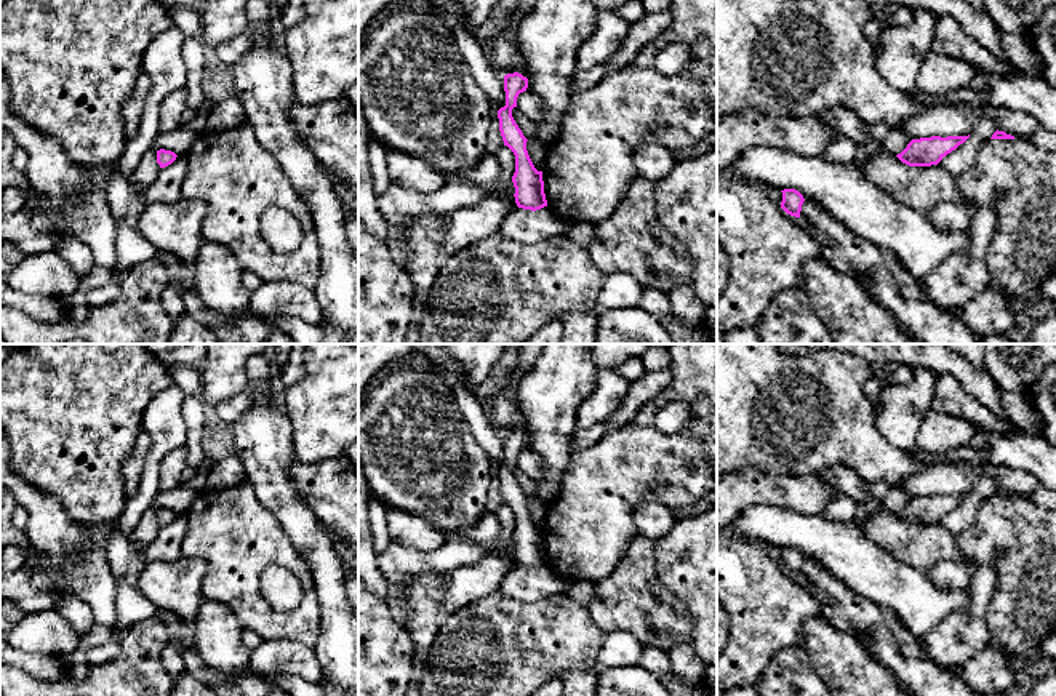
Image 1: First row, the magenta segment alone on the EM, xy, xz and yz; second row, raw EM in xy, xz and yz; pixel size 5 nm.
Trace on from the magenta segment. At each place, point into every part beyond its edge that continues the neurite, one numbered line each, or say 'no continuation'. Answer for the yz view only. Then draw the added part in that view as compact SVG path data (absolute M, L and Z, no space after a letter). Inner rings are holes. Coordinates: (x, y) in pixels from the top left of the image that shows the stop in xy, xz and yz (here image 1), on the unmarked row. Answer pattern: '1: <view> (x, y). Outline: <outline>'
no continuation

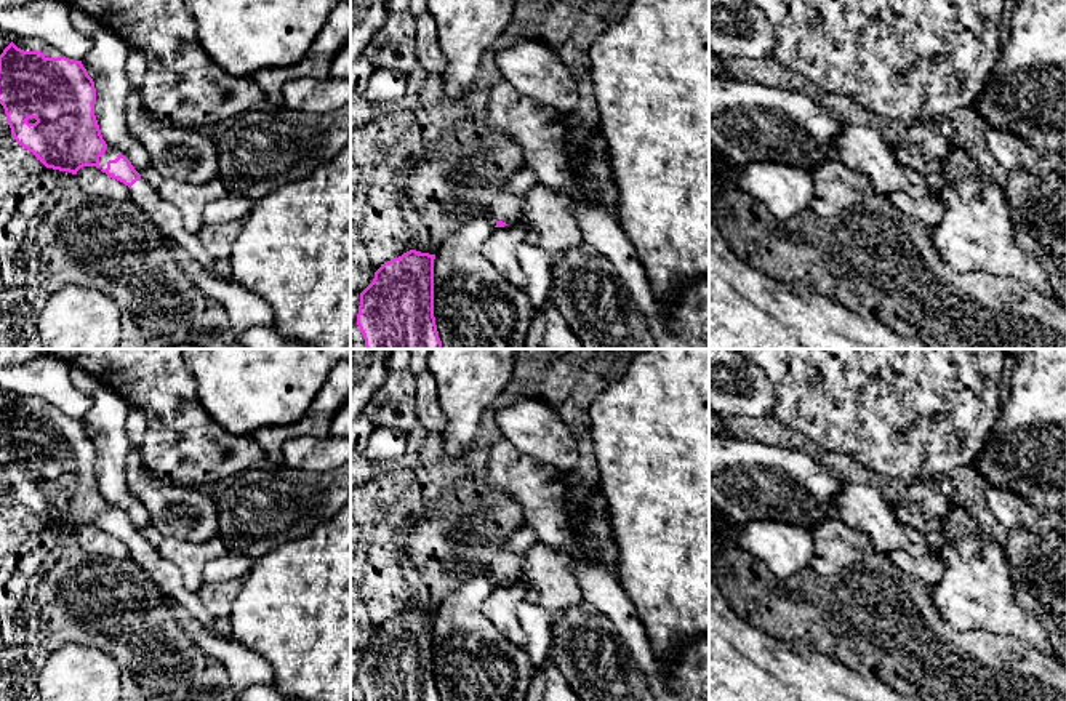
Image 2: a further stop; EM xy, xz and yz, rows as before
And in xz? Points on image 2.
1: xz (508, 565). Outline: M523 527L522 530L511 535L501 551L495 555L493 573L498 579L507 584L522 583L523 579L523 563L520 560L522 554L535 543L538 543L535 530Z

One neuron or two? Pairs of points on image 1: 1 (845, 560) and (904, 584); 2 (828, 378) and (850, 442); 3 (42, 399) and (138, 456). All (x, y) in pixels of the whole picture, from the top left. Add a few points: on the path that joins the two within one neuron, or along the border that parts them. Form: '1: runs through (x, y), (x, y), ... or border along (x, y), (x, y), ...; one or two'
1: runs through (860, 564), (890, 583); one
2: runs through (832, 394), (837, 426); one
3: border along (143, 431), (122, 464), (124, 488); two

